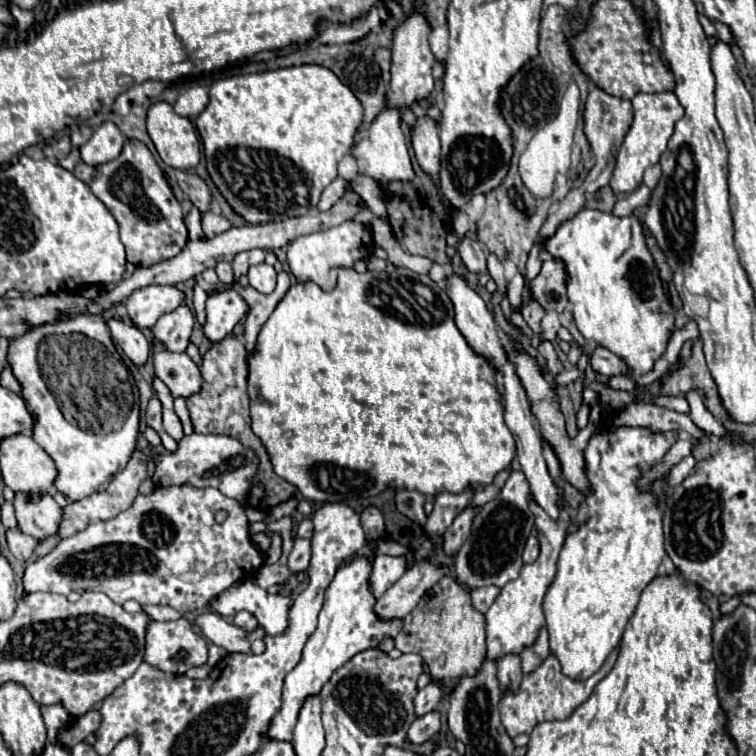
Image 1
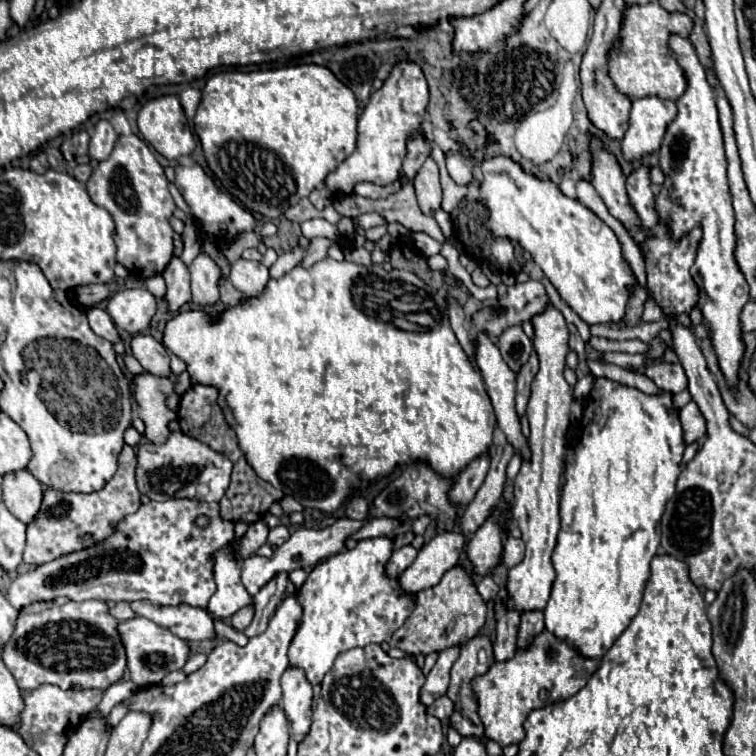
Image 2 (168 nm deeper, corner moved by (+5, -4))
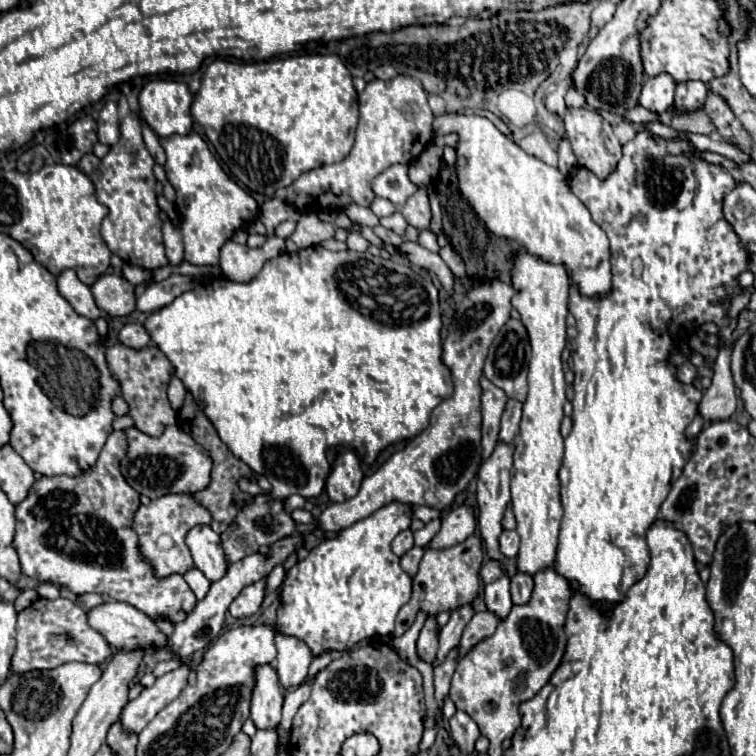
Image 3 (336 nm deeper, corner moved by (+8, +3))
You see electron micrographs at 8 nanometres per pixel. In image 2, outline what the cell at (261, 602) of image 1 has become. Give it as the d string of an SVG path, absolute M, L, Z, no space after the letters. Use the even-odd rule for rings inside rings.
M237 523L235 541L215 555L213 571L215 571L217 591L209 599L209 607L207 607L207 611L215 619L229 619L239 609L255 603L253 595L247 593L247 589L243 587L243 583L239 579L239 567L243 563L243 559L239 555L239 539L245 535L247 527L249 527L247 523Z

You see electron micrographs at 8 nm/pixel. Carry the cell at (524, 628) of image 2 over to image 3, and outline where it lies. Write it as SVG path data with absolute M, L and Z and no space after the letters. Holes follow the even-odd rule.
M516 572L516 574L510 578L512 602L514 602L514 604L526 604L526 602L530 600L532 588L534 588L532 576L530 576L530 574L524 574L524 572Z

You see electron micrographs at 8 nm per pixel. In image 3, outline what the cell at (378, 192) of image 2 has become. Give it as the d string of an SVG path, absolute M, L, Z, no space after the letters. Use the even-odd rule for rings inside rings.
M398 164L398 166L388 168L380 176L376 176L376 180L372 182L372 188L374 188L376 196L388 198L396 206L402 206L414 192L418 192L420 186L410 182L408 166Z

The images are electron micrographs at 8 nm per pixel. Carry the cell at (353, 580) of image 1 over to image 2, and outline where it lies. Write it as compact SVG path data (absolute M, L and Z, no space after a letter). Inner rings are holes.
M363 539L355 549L319 563L297 591L297 599L303 605L303 619L289 647L289 663L301 669L311 685L323 681L341 651L369 643L389 643L391 635L413 611L413 597L401 595L399 583L385 575L385 563L391 553L391 539Z

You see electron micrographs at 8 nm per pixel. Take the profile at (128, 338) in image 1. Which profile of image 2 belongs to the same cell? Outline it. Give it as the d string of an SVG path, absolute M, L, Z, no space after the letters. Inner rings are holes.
M91 307L91 309L87 311L87 319L89 319L91 329L93 329L99 337L103 337L103 339L107 339L107 341L111 341L111 343L123 341L121 335L119 335L119 331L117 331L117 327L115 327L115 323L113 323L113 319L111 319L109 313L103 311L101 307Z

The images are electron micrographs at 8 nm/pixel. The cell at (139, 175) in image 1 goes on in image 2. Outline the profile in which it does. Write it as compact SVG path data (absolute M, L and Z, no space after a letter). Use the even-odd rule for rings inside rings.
M121 135L109 159L97 163L89 181L87 193L93 203L105 207L117 225L117 263L127 267L133 277L149 279L161 275L173 257L173 227L171 217L175 201L169 193L169 181L163 167L149 151L147 143L137 135Z

